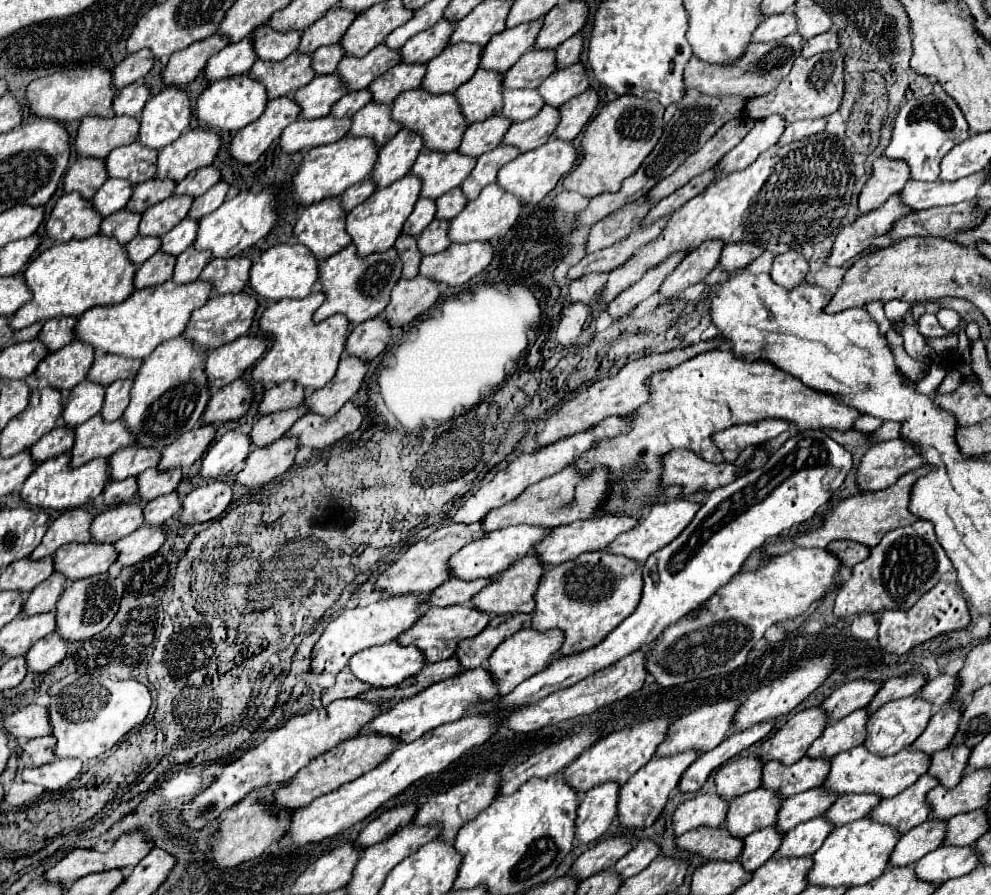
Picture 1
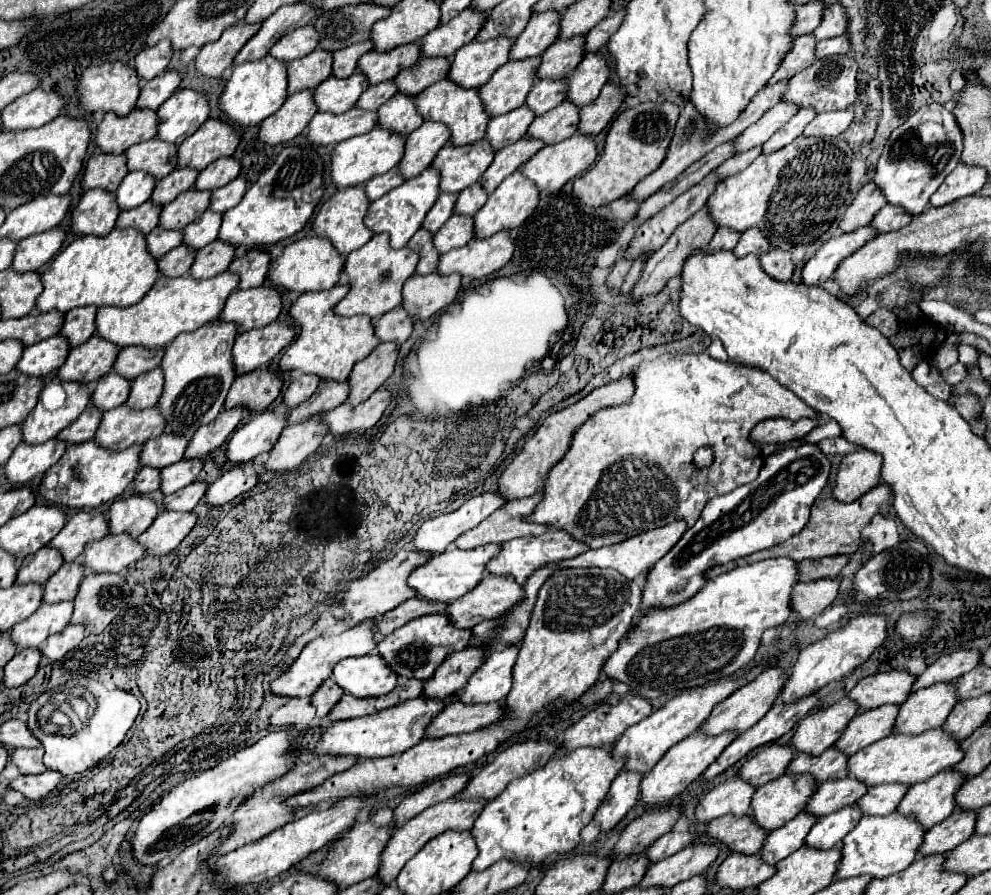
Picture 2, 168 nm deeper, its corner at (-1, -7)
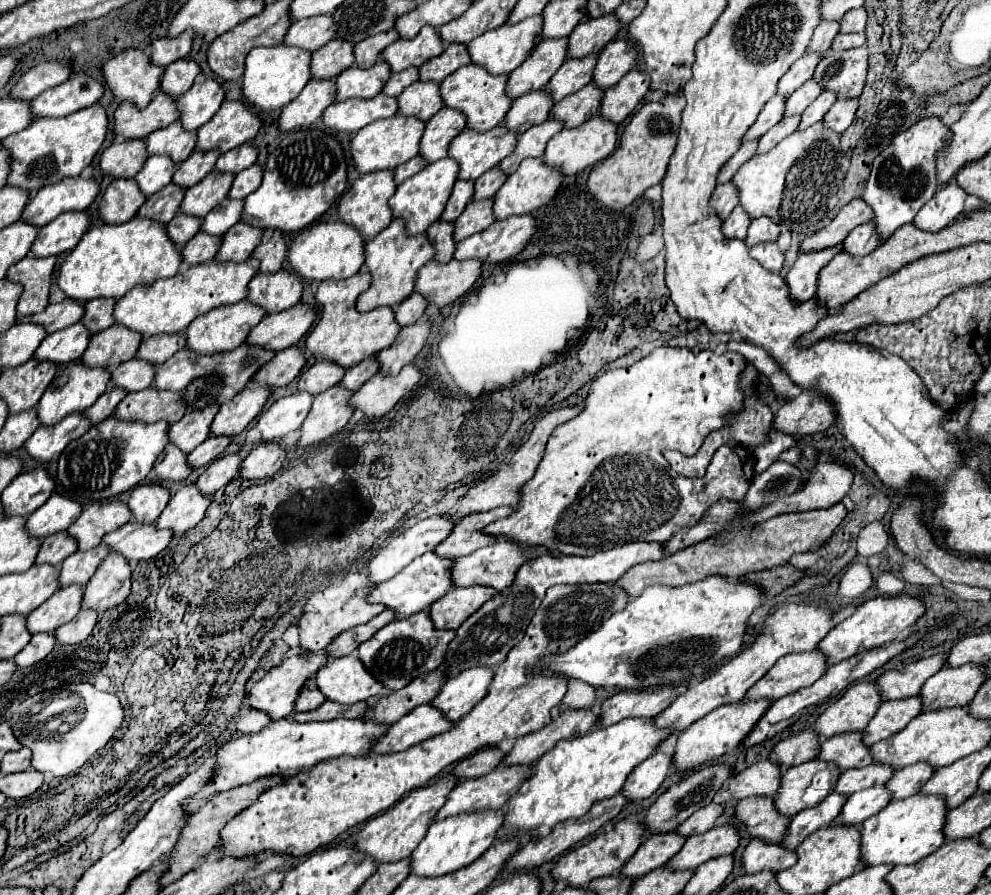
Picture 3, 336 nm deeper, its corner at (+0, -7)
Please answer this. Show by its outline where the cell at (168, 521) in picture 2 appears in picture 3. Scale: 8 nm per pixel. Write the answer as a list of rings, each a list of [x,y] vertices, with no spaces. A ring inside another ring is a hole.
[[[195,484],[183,486],[175,496],[171,496],[171,502],[163,510],[155,526],[159,526],[159,530],[171,528],[175,536],[185,534],[203,520],[207,506],[209,506],[209,498],[203,498],[197,492]]]

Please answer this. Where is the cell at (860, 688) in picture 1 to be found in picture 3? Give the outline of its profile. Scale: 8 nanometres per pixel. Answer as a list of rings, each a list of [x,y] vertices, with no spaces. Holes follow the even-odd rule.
[[[941,654],[907,664],[903,670],[885,670],[877,680],[877,688],[883,700],[903,700],[917,696],[927,678],[943,668],[945,660]]]

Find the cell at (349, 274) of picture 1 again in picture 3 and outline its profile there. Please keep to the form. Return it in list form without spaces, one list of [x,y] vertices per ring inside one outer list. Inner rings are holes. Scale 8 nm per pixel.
[[[393,218],[391,224],[379,232],[373,240],[369,240],[365,244],[365,268],[371,274],[371,286],[357,298],[357,310],[359,312],[369,312],[373,308],[379,306],[399,306],[411,292],[415,286],[415,276],[417,270],[427,264],[433,258],[435,250],[431,246],[431,242],[425,238],[425,234],[417,234],[417,236],[407,236],[405,234],[405,224],[399,218]]]

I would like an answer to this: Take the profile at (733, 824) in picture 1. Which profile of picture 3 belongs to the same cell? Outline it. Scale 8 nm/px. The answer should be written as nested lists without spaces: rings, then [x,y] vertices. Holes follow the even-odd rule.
[[[809,760],[801,766],[791,766],[779,778],[781,784],[773,798],[775,810],[781,816],[793,818],[797,812],[809,808],[803,796],[811,784],[817,784],[817,802],[821,802],[829,794],[829,790],[833,790],[837,778],[839,778],[839,770],[835,764],[829,762]]]

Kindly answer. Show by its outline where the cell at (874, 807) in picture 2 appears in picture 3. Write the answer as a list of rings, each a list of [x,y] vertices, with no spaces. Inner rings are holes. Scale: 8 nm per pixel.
[[[925,762],[907,766],[903,770],[895,770],[893,778],[885,784],[887,790],[891,792],[891,802],[913,796],[929,780],[931,774],[933,774],[933,768],[927,766]]]

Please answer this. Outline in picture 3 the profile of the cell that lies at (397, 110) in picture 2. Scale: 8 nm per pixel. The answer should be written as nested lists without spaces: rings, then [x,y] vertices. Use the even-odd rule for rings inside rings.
[[[415,82],[407,90],[403,90],[397,96],[399,102],[399,114],[401,116],[415,116],[423,122],[427,122],[431,116],[435,116],[443,104],[439,98],[439,86],[435,82]]]

